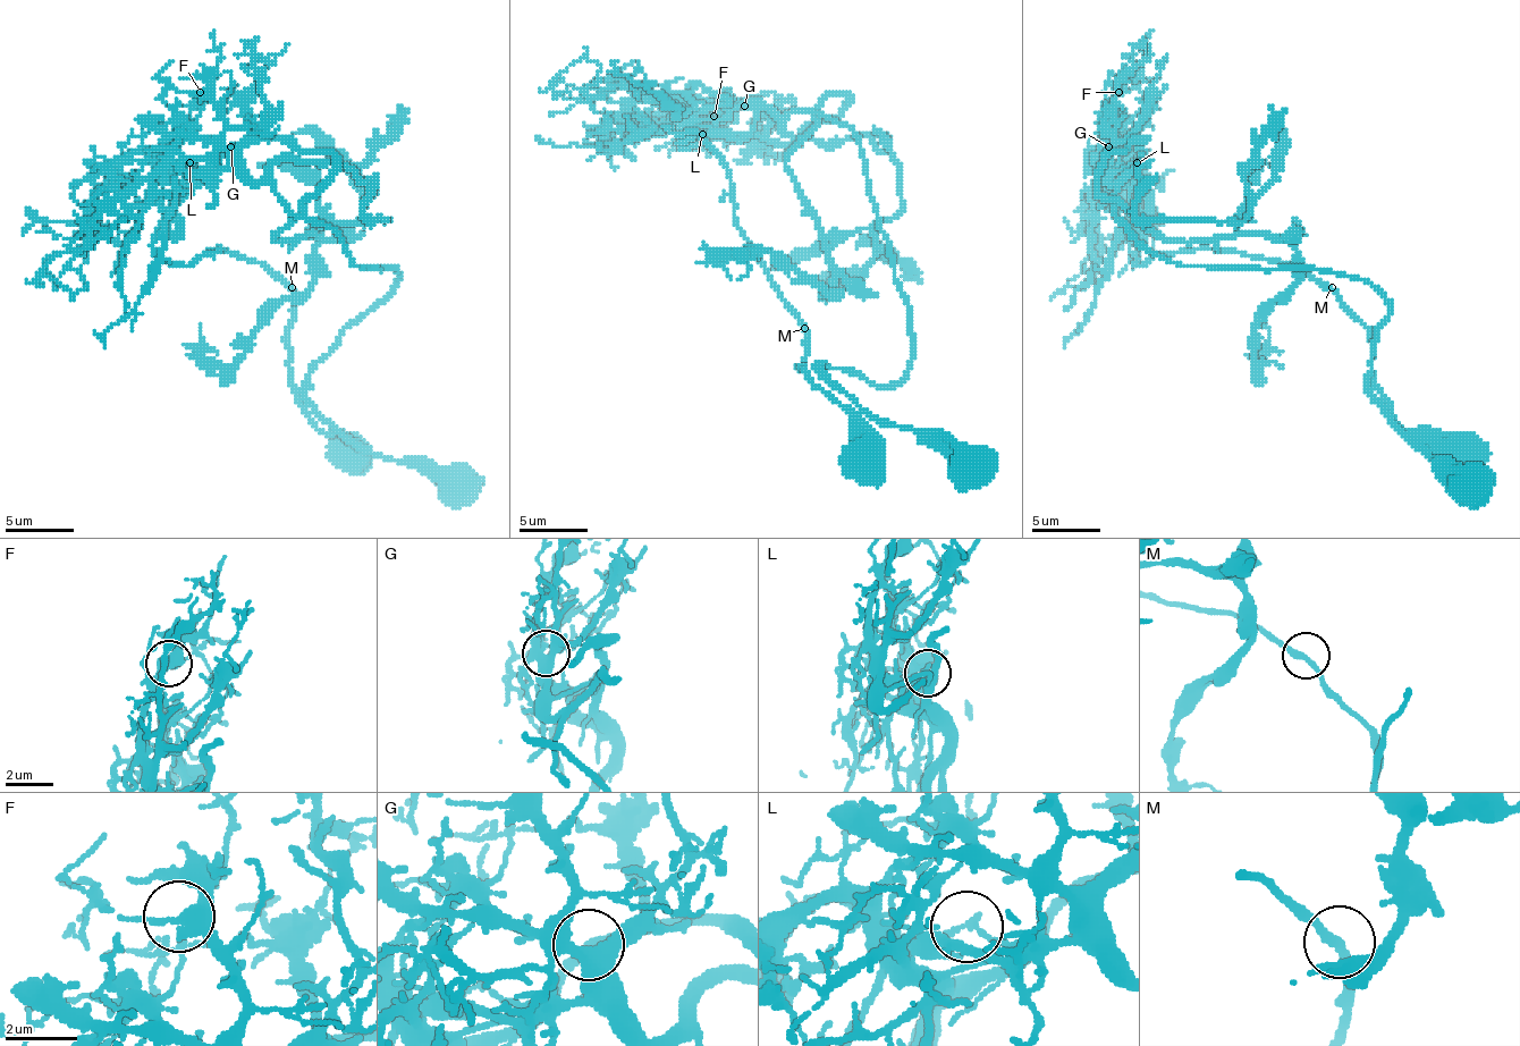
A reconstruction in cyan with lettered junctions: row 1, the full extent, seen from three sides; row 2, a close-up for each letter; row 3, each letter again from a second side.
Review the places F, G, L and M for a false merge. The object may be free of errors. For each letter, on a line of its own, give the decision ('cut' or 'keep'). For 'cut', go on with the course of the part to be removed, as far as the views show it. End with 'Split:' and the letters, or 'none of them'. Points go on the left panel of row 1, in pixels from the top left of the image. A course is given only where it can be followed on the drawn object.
F: keep
G: keep
L: cut; course (190, 163), (269, 184), (357, 266), (395, 269), (310, 374), (306, 399), (354, 444), (476, 495)
M: keep
Split: L

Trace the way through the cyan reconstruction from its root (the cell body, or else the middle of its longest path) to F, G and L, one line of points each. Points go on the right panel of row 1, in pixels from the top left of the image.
F: (1467, 484), (1371, 393), (1371, 330), (1331, 289), (1218, 249), (1136, 262), (1139, 194), (1105, 157), (1119, 92)
G: (1467, 484), (1371, 393), (1371, 330), (1331, 289), (1218, 249), (1139, 266), (1139, 194), (1108, 146)
L: (1467, 484), (1371, 393), (1371, 330), (1331, 289), (1218, 249), (1139, 266), (1136, 163)

